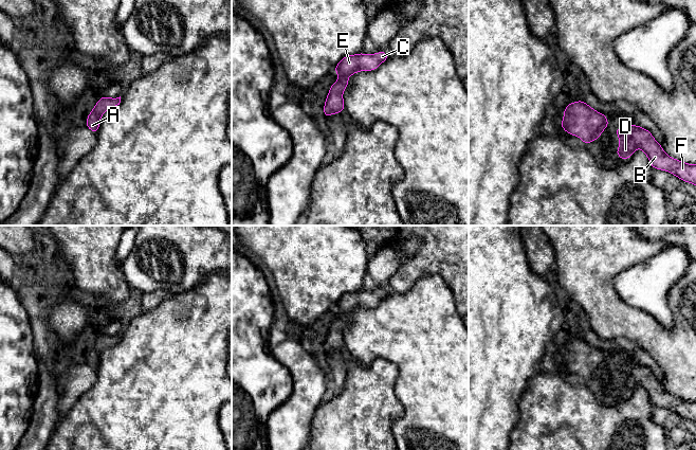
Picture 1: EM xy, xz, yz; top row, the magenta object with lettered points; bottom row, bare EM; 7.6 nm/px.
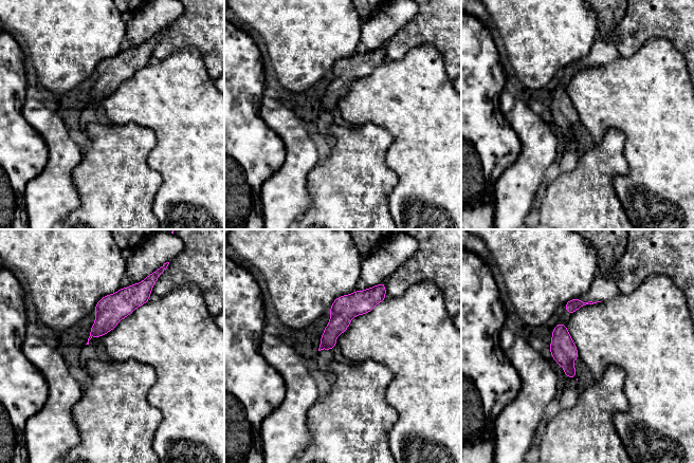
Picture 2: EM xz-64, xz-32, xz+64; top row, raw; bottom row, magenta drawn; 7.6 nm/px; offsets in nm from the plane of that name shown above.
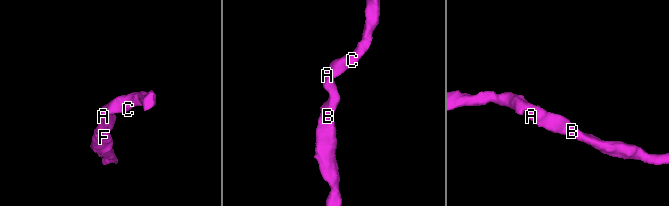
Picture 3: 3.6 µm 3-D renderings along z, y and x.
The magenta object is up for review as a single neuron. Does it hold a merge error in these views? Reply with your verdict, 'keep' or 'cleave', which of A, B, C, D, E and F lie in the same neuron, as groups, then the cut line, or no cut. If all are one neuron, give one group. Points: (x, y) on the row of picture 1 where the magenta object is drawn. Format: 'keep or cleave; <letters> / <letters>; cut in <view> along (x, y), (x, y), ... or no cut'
keep; A B C D E F; no cut

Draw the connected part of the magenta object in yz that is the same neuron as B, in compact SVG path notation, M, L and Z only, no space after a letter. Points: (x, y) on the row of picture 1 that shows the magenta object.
M625 124L615 131L620 139L616 154L622 160L628 159L637 148L641 148L653 168L670 172L681 180L696 185L696 164L688 164L667 156L645 128Z

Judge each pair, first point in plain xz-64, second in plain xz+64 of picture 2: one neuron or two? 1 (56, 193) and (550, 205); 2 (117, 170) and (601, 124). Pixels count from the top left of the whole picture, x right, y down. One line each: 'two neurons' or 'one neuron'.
1: two neurons
2: two neurons

